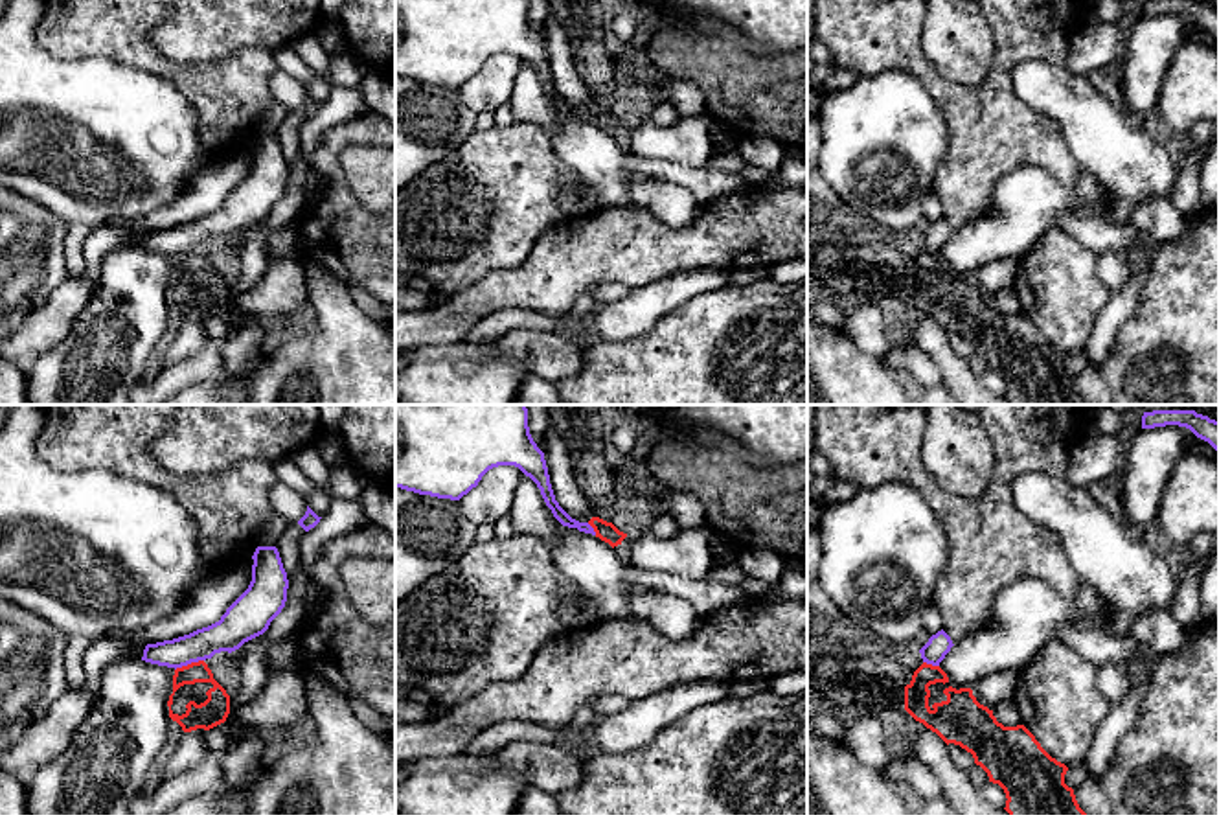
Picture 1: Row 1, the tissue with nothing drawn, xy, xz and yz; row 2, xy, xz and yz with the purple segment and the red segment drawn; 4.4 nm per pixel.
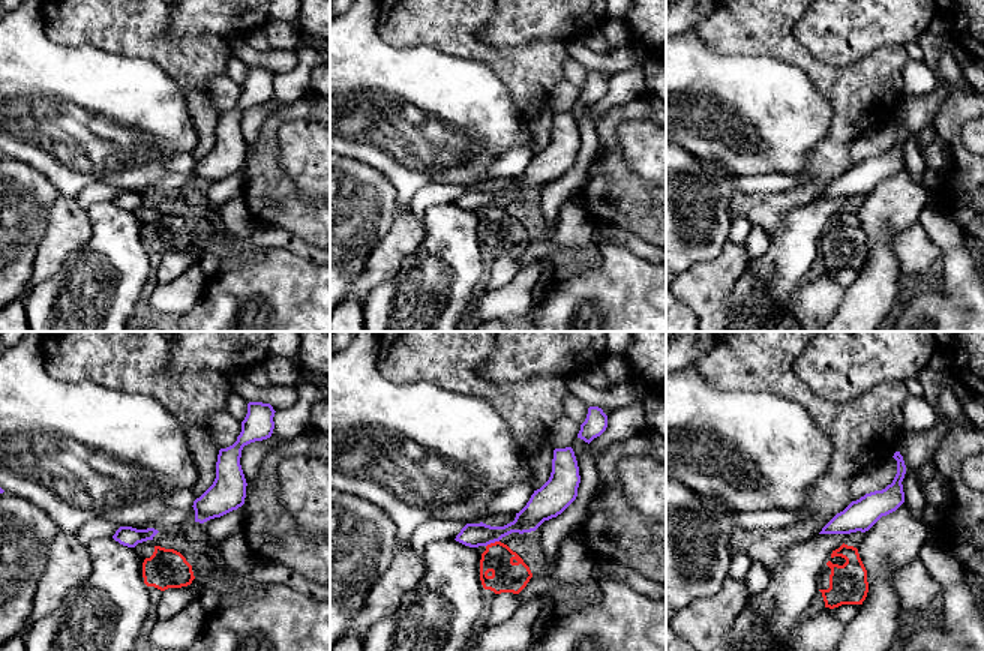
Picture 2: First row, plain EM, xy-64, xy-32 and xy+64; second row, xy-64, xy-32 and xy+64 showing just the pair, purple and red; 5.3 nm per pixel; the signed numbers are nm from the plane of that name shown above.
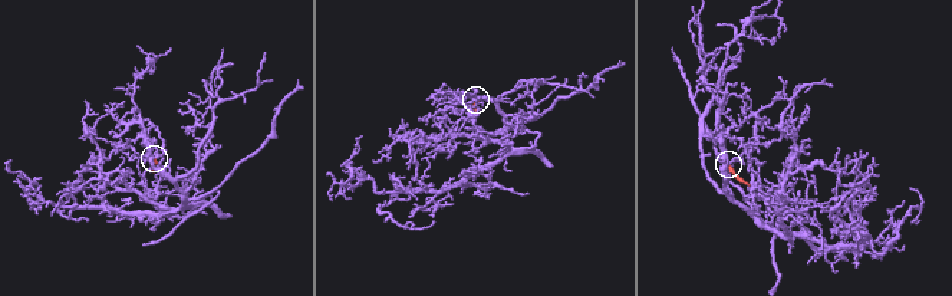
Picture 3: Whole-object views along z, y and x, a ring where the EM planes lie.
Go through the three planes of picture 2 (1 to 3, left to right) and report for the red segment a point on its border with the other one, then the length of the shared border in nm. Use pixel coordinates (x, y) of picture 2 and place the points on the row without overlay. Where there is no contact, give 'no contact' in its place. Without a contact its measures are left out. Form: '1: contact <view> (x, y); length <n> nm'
1: no contact
2: contact xy-32 (492, 206); length 80 nm
3: no contact

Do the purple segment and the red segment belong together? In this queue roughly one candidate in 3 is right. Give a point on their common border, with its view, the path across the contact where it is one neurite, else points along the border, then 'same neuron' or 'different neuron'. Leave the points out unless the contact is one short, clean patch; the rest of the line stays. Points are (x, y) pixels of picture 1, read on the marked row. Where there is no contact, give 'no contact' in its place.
meets purple in xy at (188, 663); border along xy (203, 659), (175, 670); different neuron

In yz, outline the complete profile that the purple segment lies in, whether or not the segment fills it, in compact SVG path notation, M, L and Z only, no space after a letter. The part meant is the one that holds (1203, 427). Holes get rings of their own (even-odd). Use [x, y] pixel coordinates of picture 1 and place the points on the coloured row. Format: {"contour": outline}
{"contour": "M1153 410L1144 412L1142 429L1179 425L1190 429L1197 438L1208 442L1219 453L1219 421L1195 410Z"}

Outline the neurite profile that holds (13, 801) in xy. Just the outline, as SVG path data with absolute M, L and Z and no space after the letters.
M0 771L0 815L29 815L26 787Z

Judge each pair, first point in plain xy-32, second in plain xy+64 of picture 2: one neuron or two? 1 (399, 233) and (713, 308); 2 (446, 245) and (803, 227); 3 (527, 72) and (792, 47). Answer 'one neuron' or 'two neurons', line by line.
1: one neuron
2: one neuron
3: one neuron

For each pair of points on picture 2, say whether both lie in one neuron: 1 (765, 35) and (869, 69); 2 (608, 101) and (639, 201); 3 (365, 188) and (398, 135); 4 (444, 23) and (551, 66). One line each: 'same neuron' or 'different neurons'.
1: same neuron
2: different neurons
3: different neurons
4: same neuron

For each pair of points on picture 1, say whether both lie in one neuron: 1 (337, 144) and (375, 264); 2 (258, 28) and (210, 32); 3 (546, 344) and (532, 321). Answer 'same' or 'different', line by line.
1: same
2: same
3: different

